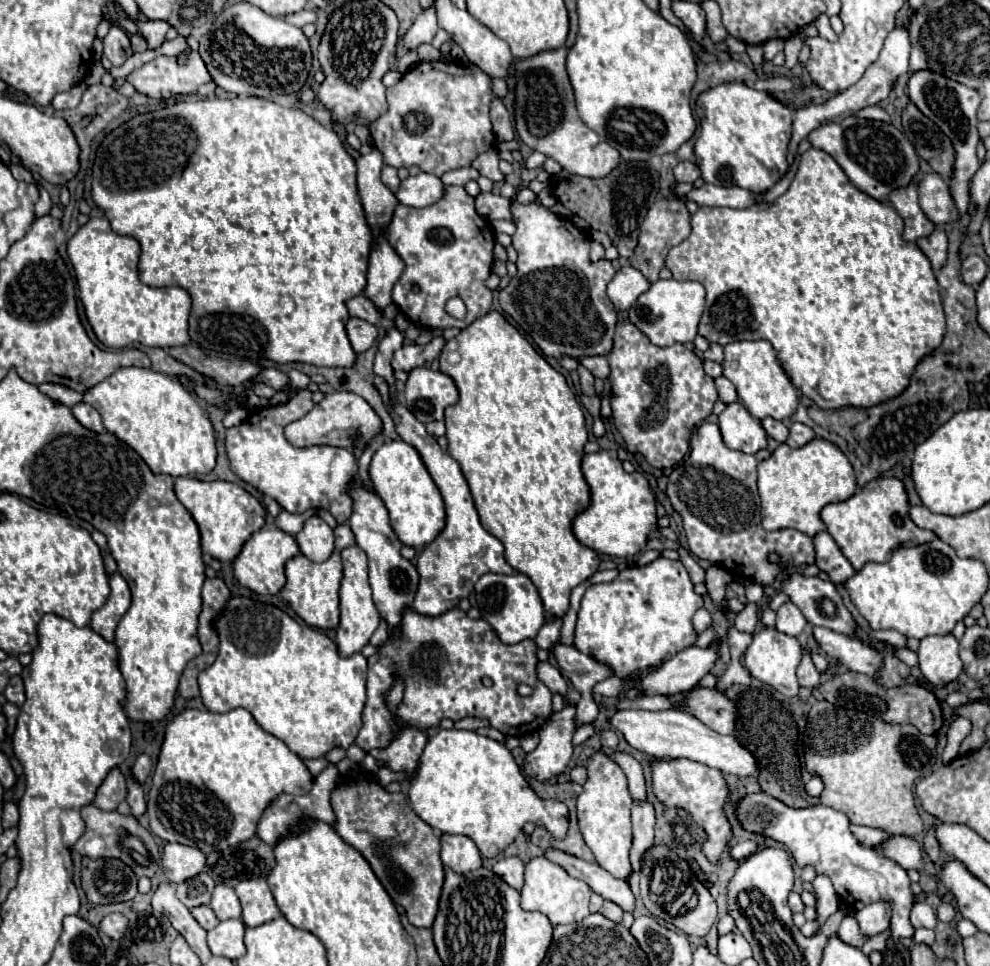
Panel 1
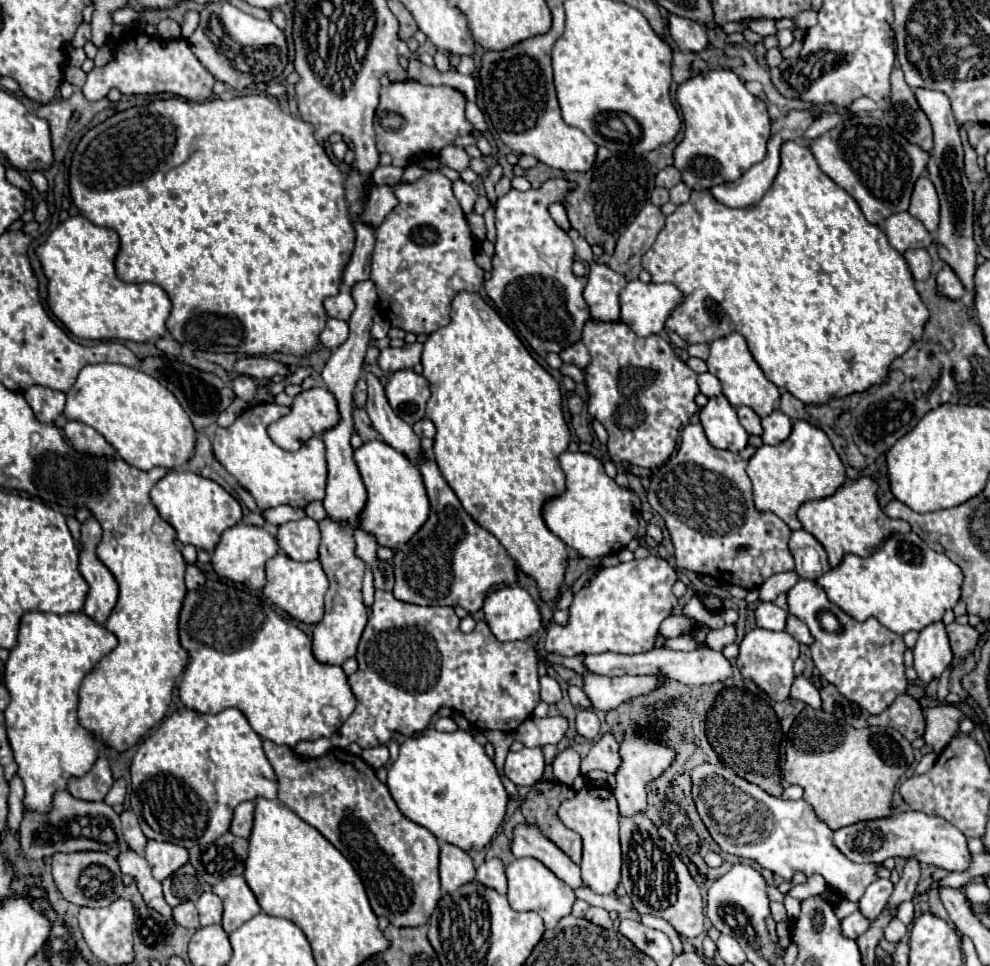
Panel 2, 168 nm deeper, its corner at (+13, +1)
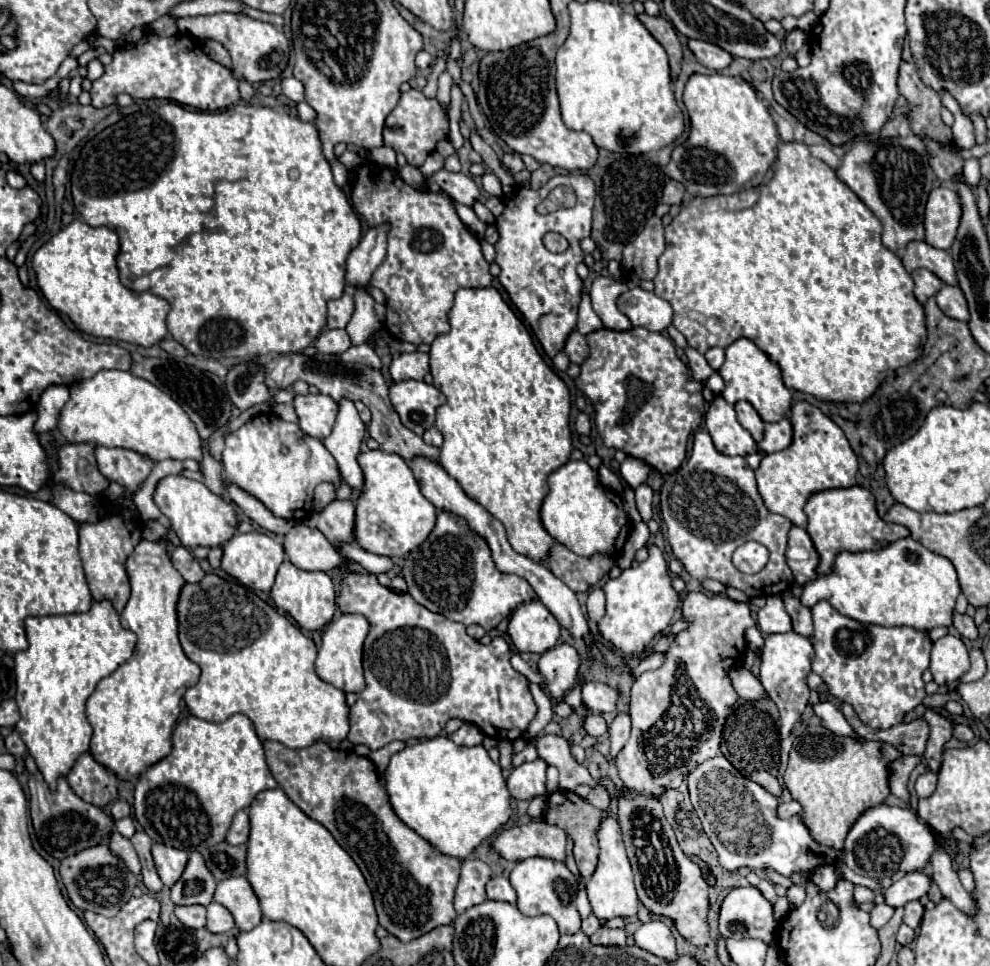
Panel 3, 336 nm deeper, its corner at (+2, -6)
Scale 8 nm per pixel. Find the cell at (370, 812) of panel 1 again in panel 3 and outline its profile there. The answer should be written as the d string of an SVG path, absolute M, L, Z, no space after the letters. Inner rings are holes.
M265 740L263 748L269 770L279 782L281 790L289 796L289 800L299 806L309 818L323 824L339 842L339 846L347 850L349 856L355 860L373 892L379 924L385 930L389 930L401 942L409 942L437 926L453 922L453 918L457 916L457 912L453 910L453 894L459 878L461 860L441 854L425 838L421 838L415 830L399 820L389 802L389 794L379 782L375 766L369 758L357 756L353 750L333 750L325 742L315 742L309 748L291 750L281 742Z

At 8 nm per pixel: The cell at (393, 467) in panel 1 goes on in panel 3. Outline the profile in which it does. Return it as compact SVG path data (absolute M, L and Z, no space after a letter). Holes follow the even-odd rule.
M365 450L359 454L359 466L365 474L365 486L355 504L357 544L367 552L389 558L407 556L431 534L437 508L421 494L411 468L401 456L387 454L383 450Z

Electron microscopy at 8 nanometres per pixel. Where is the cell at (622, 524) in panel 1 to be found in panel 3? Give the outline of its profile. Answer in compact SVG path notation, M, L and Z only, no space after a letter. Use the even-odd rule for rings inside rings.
M569 460L549 476L549 494L541 506L541 522L559 544L579 556L605 554L619 558L631 528L627 512L601 484L597 470L585 460Z

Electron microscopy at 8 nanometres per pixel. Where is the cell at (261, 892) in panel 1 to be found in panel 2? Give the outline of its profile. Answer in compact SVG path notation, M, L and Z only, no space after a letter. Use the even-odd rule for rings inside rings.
M228 875L226 879L220 879L210 887L210 891L214 891L214 895L218 895L224 903L222 927L226 933L232 933L260 913L260 905L254 893L240 875Z

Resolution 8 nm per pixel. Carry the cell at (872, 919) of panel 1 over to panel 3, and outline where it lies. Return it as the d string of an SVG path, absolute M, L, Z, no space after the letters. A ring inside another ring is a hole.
M909 872L901 880L893 882L885 892L885 904L891 908L905 906L911 900L919 900L929 890L929 878L923 872Z

